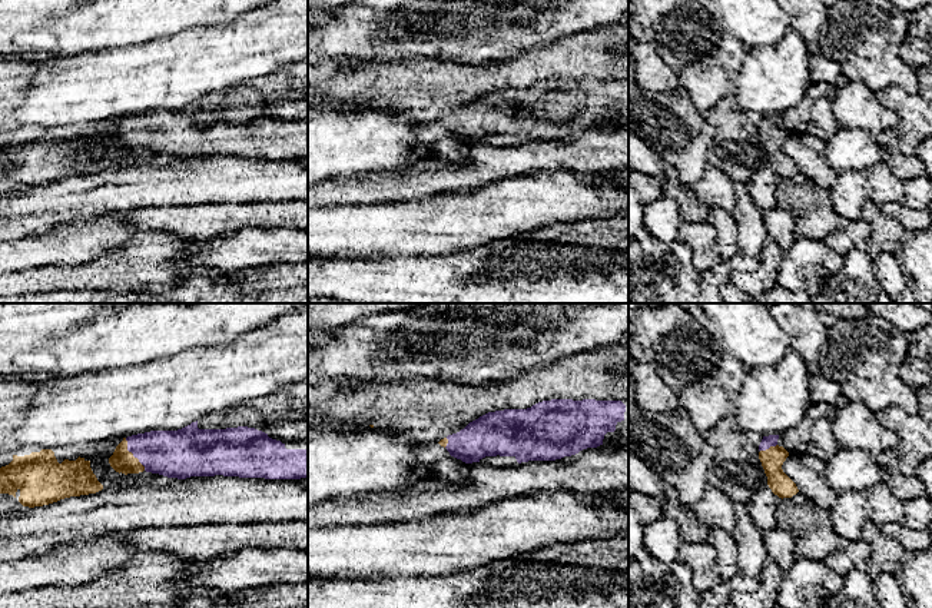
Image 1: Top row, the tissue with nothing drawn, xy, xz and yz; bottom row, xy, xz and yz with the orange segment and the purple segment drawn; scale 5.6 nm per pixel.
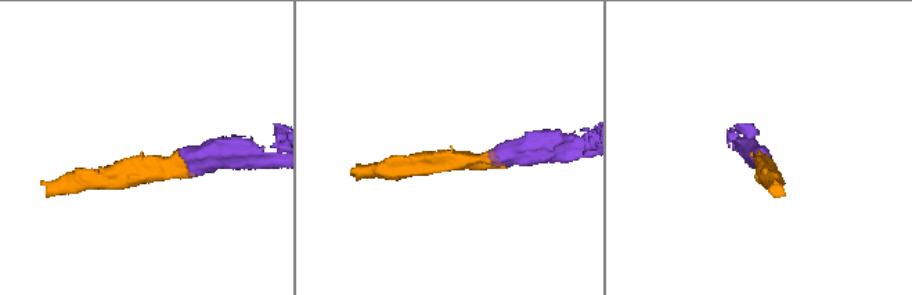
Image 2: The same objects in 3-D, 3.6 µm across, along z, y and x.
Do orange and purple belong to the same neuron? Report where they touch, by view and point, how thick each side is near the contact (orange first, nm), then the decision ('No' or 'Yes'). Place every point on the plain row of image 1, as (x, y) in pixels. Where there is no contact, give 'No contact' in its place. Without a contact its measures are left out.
Touches orange at xy (132, 133). Thickness 130 nm (orange) against 280 nm. Yes

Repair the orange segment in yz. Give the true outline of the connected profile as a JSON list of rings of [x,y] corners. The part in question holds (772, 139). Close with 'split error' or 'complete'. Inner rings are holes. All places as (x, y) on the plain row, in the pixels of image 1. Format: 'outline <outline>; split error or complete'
outline [[[779,114],[763,116],[759,139],[767,156],[767,165],[779,177],[792,177],[799,172],[796,163],[783,152],[782,144],[789,132],[777,124]]]; split error

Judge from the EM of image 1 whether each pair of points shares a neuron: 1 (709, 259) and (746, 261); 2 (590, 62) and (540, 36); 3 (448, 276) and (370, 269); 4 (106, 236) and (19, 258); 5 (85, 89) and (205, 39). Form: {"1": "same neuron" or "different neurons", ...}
{"1": "different neurons", "2": "different neurons", "3": "same neuron", "4": "same neuron", "5": "same neuron"}

